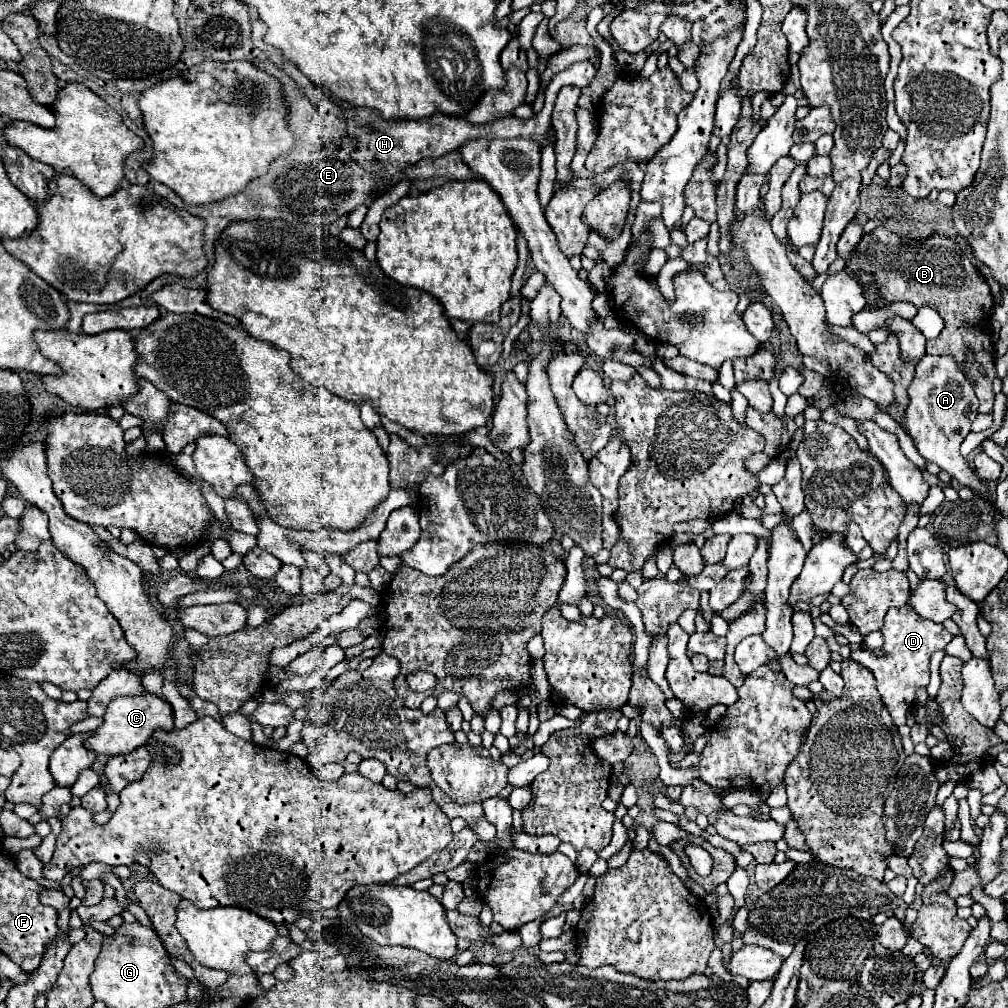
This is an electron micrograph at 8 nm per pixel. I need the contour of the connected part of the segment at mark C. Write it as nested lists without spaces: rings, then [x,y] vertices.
[[[145,694],[145,696],[125,696],[125,698],[115,698],[109,702],[109,708],[105,712],[105,722],[101,728],[95,730],[95,734],[85,742],[85,746],[97,754],[105,756],[117,756],[117,754],[129,754],[135,748],[143,746],[149,742],[149,736],[157,728],[165,728],[165,732],[173,730],[173,708],[169,702],[155,694]]]

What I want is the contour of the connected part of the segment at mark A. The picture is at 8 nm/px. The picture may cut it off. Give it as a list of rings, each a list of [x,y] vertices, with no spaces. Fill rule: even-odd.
[[[925,356],[917,364],[917,374],[913,384],[909,386],[909,408],[905,414],[905,426],[907,434],[913,438],[919,454],[927,462],[939,464],[941,470],[949,472],[959,484],[971,488],[975,494],[979,494],[983,500],[991,502],[987,482],[979,480],[975,470],[965,462],[965,458],[959,452],[961,442],[971,432],[971,424],[975,420],[979,400],[975,396],[973,386],[953,360],[953,356]]]

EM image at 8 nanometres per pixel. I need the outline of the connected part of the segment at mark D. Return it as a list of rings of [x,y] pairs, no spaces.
[[[909,606],[891,608],[885,616],[885,624],[883,624],[881,632],[885,638],[883,648],[887,650],[889,656],[877,658],[867,650],[851,650],[851,660],[863,664],[865,668],[869,668],[873,672],[873,676],[877,680],[877,690],[879,690],[887,710],[891,712],[893,722],[897,726],[903,726],[907,720],[905,716],[915,700],[917,688],[927,688],[927,684],[929,684],[929,656],[935,650],[945,648],[953,640],[953,634],[949,634],[943,628],[943,624],[935,624],[935,622],[921,618]]]

